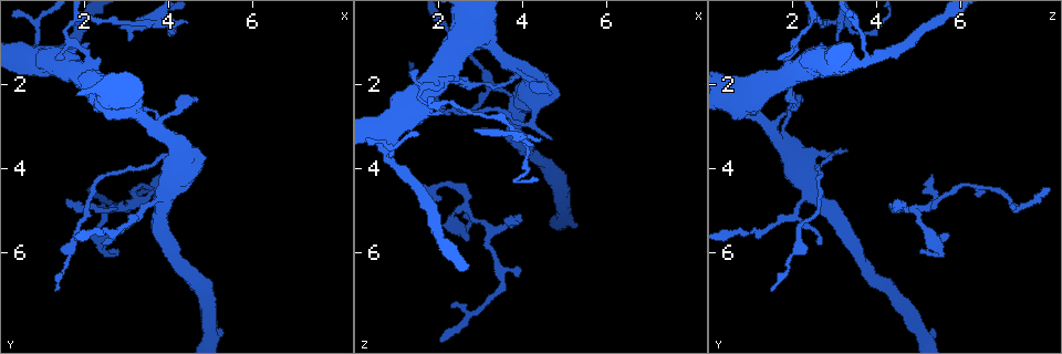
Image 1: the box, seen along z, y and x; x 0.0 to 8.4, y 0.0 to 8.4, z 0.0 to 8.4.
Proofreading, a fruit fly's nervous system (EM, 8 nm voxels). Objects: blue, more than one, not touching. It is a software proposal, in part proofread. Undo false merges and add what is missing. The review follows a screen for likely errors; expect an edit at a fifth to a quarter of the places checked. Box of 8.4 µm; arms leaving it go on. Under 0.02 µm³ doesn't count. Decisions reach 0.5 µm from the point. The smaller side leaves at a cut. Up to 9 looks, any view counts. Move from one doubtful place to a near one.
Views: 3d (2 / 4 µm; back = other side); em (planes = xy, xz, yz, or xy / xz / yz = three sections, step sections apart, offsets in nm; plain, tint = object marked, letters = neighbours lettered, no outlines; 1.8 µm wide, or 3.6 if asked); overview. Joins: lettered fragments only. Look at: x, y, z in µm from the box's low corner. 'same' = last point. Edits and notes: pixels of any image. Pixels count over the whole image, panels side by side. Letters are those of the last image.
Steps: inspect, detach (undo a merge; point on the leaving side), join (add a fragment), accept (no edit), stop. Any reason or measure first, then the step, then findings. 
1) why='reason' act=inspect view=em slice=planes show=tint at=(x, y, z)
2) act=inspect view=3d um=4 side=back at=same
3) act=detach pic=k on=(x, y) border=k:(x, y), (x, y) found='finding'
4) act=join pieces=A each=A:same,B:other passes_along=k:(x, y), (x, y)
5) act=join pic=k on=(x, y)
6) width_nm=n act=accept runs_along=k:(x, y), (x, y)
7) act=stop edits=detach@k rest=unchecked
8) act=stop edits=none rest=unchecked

why='tapers out' act=inspect view=3d um=2 at=(3.90, 4.25, 5.35)

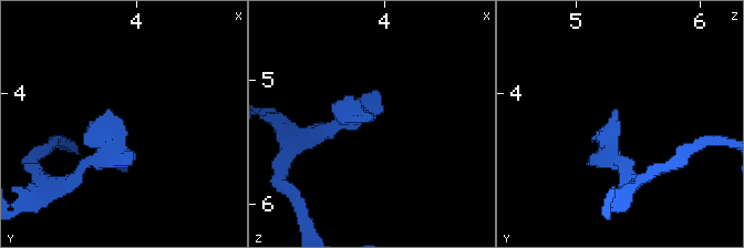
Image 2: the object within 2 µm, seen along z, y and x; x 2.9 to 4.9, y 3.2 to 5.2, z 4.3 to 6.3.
act=inspect view=em slice=planes show=tint at=(3.92, 4.24, 5.32)

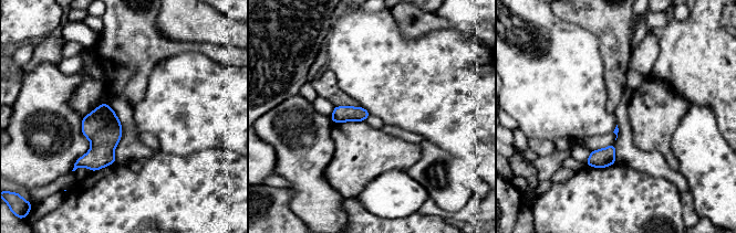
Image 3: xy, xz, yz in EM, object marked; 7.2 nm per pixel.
act=inspect view=em slice=planes show=letters at=same

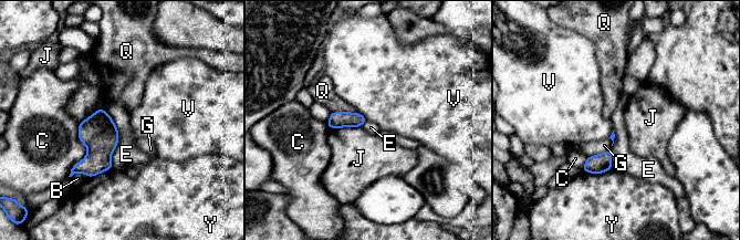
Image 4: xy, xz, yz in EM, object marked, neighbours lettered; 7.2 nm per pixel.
longest_contact=E:460nm act=accept each=B:other,C:other,E:other,G:other,J:other,Q:other,V:other,Y:other found='none of them fits'

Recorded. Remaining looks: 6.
why='free end' act=inspect view=3d um=2 side=back at=(1.35, 6.85, 1.50)

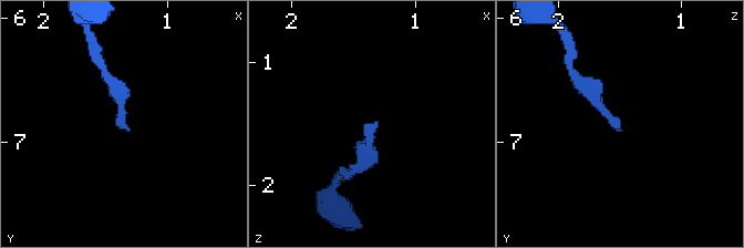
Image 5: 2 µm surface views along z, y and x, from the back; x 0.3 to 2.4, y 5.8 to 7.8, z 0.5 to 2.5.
why='need the tissue' act=inspect view=em slice=planes show=tint at=(1.32, 6.90, 1.50)

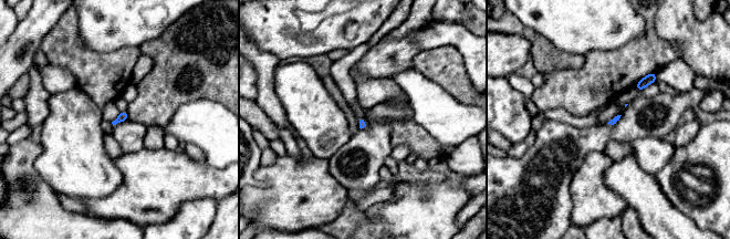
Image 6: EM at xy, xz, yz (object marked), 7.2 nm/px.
why='what lies round it' act=inspect view=em slice=planes show=letters at=same

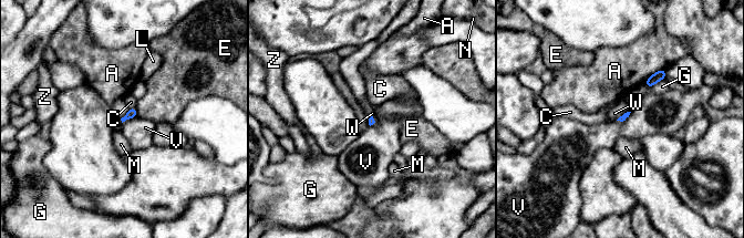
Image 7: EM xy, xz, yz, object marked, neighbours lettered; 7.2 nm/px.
act=accept each=A:other,C:other,E:other,G:other,L:other,M:other,N:other,V:other,W:other,Z:other border=7:(136, 115), (126, 118), (122, 123) found='no lettered fragment goes on from it'

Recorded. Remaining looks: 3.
why='an open end' act=inspect view=em slice=planes show=letters at=(4.65, 2.30, 2.20)

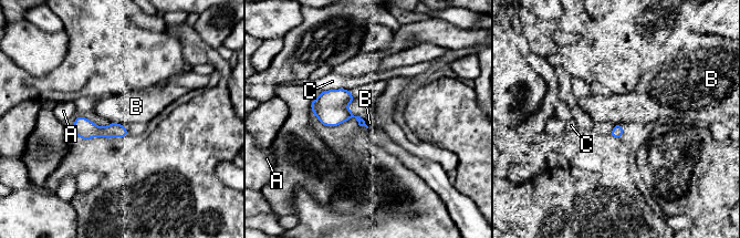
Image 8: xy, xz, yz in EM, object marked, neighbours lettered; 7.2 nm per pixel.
act=accept each=A:other,B:other,C:other border=8:(363, 118), (368, 126) found='none of them fits'

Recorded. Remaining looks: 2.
why='narrows sharply' act=inspect view=em um=3.6 slice=xz step=8 show=letters at=(3.70, 0.55, 2.95)

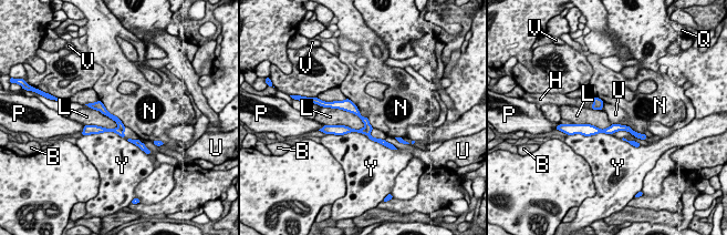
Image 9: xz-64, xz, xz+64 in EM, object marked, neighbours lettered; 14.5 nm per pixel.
why='another direction' act=inspect view=em um=3.6 slice=planes show=letters at=same

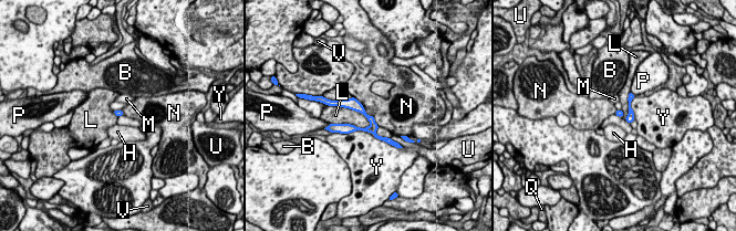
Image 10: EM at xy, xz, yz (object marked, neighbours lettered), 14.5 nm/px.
longest_contact=Y:850nm act=accept each=B:other,H:other,L:other,M:other,N:other,P:other,Q:other,U:other,V:other,Y:other border=10:(363, 108), (372, 116) found='all the same neuron'

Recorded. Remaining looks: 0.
act=stop edits=none rest=unchecked

